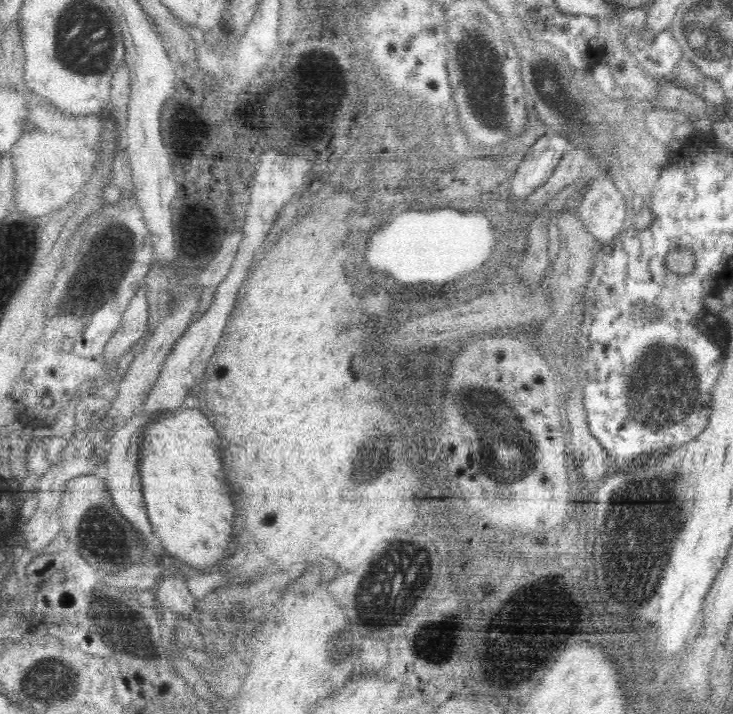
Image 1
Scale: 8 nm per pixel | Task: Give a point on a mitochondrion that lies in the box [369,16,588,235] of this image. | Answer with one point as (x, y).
(542, 67)

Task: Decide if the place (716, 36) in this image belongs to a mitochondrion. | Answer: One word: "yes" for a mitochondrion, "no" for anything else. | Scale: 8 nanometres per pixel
yes

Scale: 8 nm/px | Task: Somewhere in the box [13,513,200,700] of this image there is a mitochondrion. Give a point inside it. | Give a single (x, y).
(119, 626)

